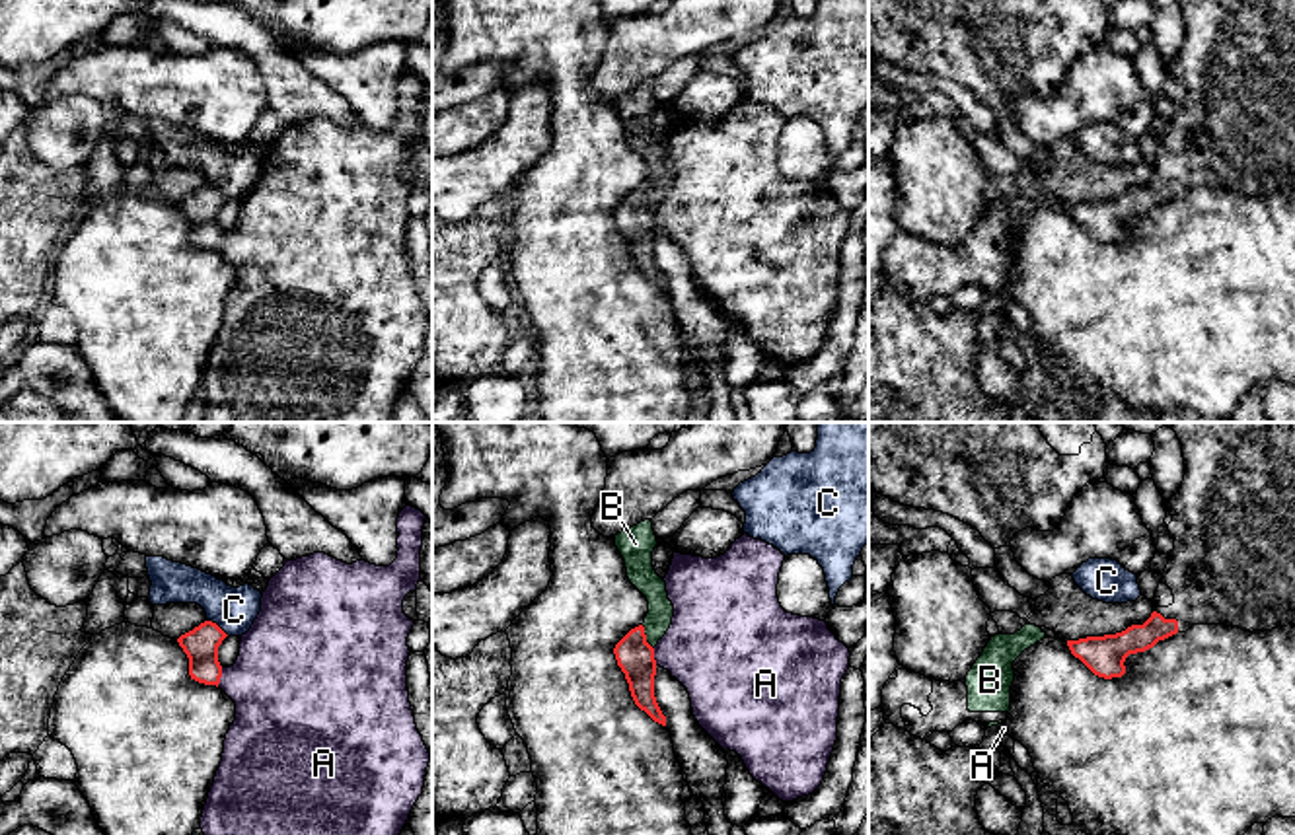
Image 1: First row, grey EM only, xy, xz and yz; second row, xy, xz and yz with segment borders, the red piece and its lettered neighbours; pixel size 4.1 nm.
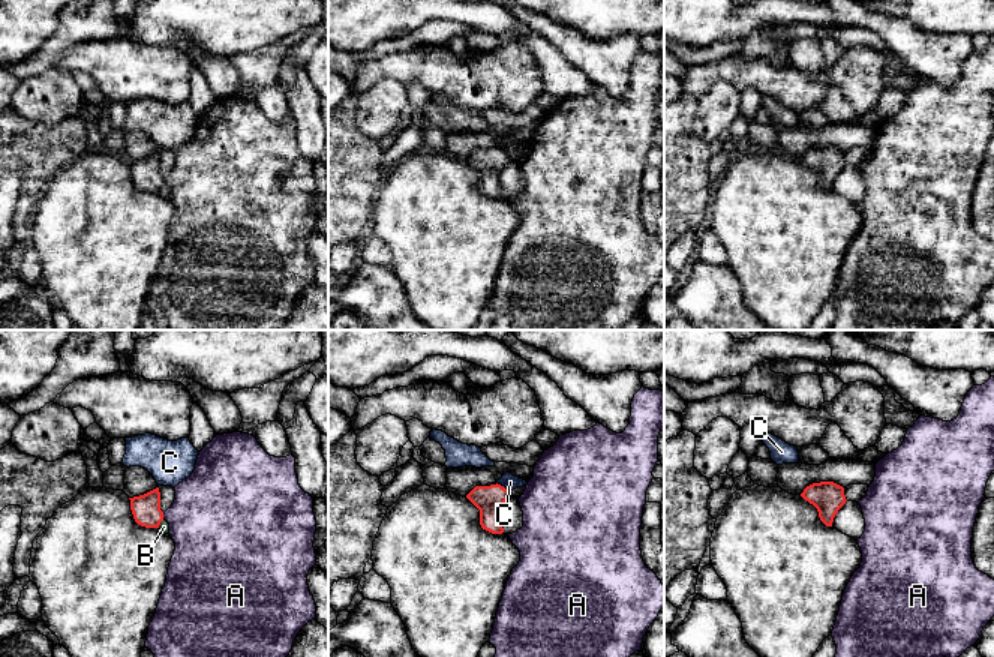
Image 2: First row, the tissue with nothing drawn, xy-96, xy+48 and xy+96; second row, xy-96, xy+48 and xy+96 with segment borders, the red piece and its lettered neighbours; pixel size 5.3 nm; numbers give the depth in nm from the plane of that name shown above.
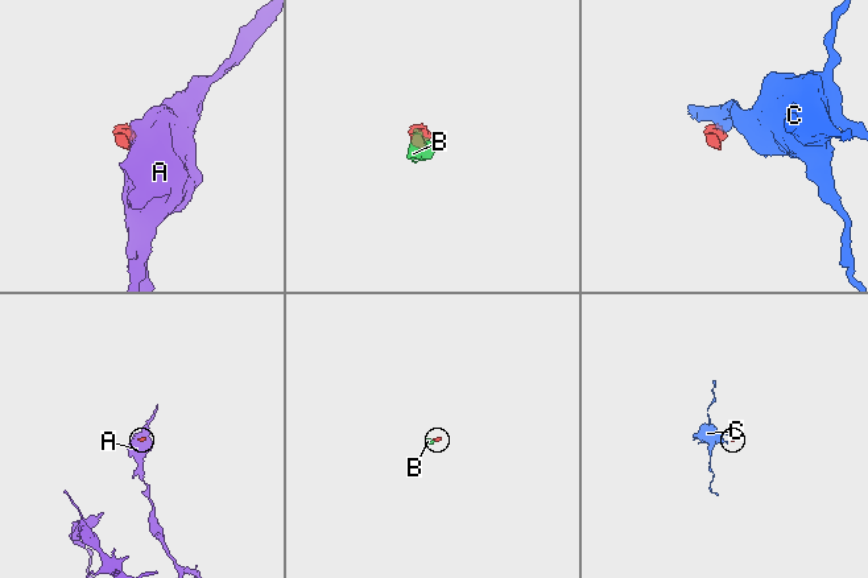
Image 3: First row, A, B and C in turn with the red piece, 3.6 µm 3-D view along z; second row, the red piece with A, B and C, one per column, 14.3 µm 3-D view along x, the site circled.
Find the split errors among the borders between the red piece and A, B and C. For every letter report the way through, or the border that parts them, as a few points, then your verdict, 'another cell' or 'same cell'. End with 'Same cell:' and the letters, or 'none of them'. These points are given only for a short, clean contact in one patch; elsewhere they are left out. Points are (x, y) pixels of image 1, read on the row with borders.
A: border xy (222, 668), (217, 686); another cell
B: way xz (635, 656), (635, 649), (645, 637), (657, 594), (643, 577); same cell
C: border xy (209, 619), (228, 635); another cell
Same cell: B

